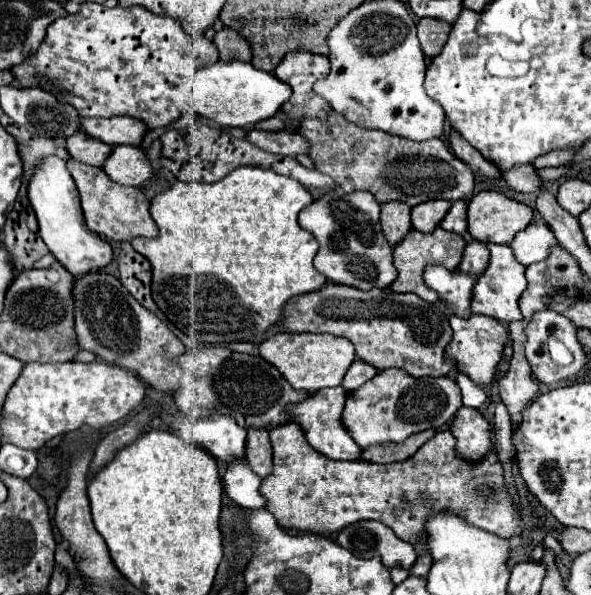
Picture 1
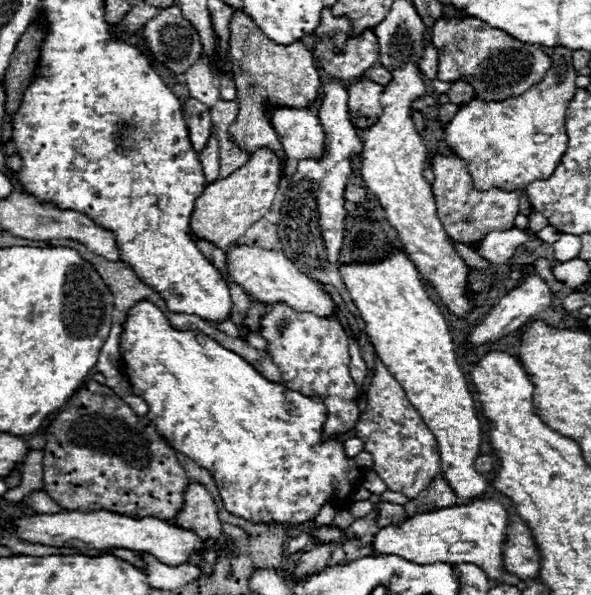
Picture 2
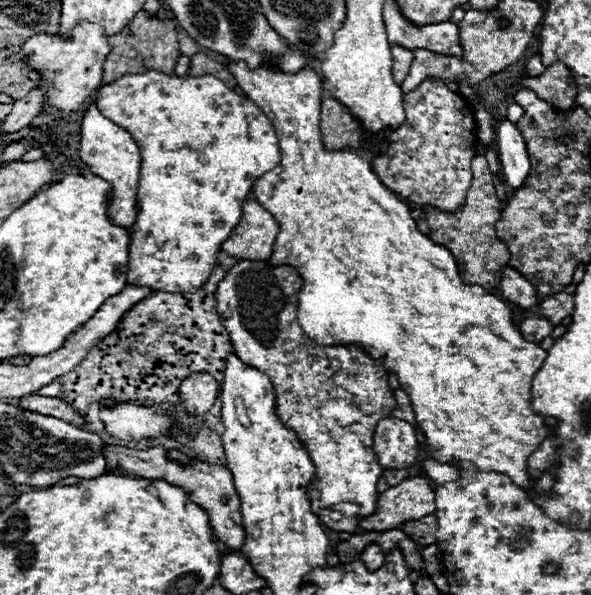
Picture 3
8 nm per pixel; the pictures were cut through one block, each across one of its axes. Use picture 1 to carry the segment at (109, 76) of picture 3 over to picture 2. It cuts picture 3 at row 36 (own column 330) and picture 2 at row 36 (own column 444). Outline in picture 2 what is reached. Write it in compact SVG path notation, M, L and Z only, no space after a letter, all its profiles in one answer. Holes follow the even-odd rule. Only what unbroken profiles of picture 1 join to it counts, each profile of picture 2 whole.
M178 6L172 8L162 8L156 18L148 20L142 32L152 56L162 62L172 74L184 74L194 62L198 62L202 58L202 44L200 44L200 36L194 30L194 26L182 16Z

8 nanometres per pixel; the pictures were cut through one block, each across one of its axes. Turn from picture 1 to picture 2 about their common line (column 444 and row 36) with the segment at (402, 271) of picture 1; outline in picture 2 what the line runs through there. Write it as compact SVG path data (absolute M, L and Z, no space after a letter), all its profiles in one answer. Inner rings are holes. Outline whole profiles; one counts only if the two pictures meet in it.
M234 12L230 22L230 68L236 80L236 102L238 118L230 126L230 138L254 154L260 148L268 148L282 160L282 170L286 168L286 154L282 150L280 138L266 116L266 106L270 108L312 108L318 100L320 76L312 60L312 52L302 44L294 42L288 46L276 44L244 14Z

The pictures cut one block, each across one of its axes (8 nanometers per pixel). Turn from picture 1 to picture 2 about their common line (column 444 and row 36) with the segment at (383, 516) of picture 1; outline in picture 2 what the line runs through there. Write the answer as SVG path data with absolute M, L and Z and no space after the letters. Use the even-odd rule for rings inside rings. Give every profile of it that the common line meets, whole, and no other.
M472 16L464 20L436 20L430 38L440 62L436 78L442 82L468 82L474 86L476 98L484 102L502 102L510 96L524 94L532 84L544 78L552 64L540 46L524 44Z

